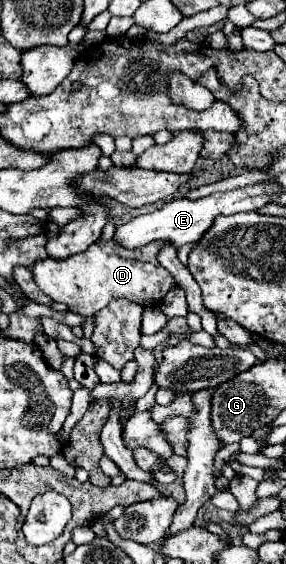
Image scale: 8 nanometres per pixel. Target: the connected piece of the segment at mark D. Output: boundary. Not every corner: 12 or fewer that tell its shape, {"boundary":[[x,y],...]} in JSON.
{"boundary":[[96,242],[32,266],[38,288],[94,316],[112,298],[156,306],[174,278],[164,242]]}

